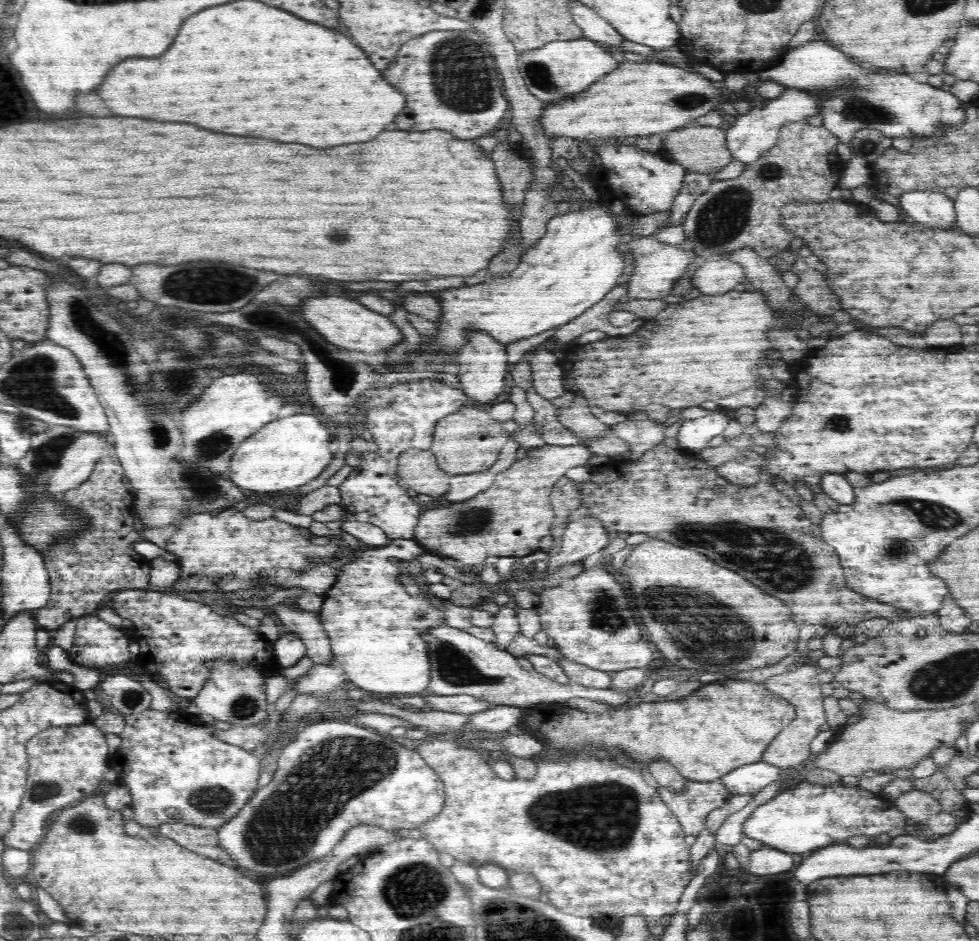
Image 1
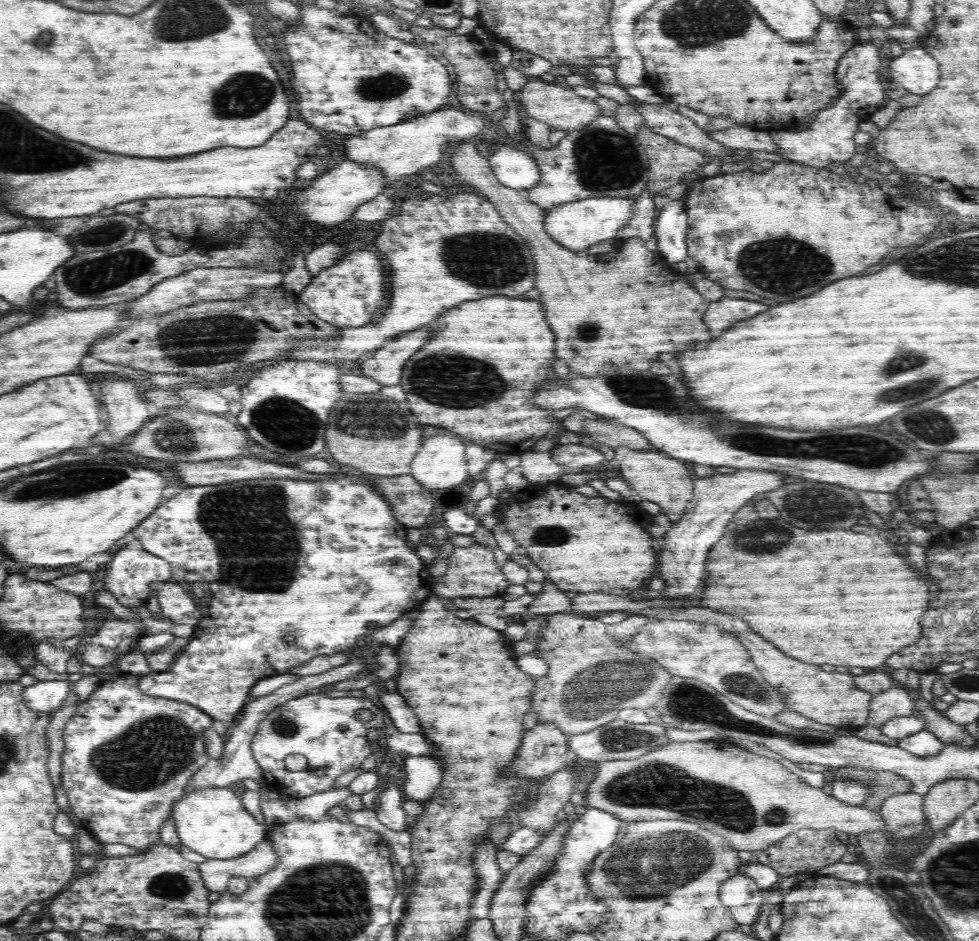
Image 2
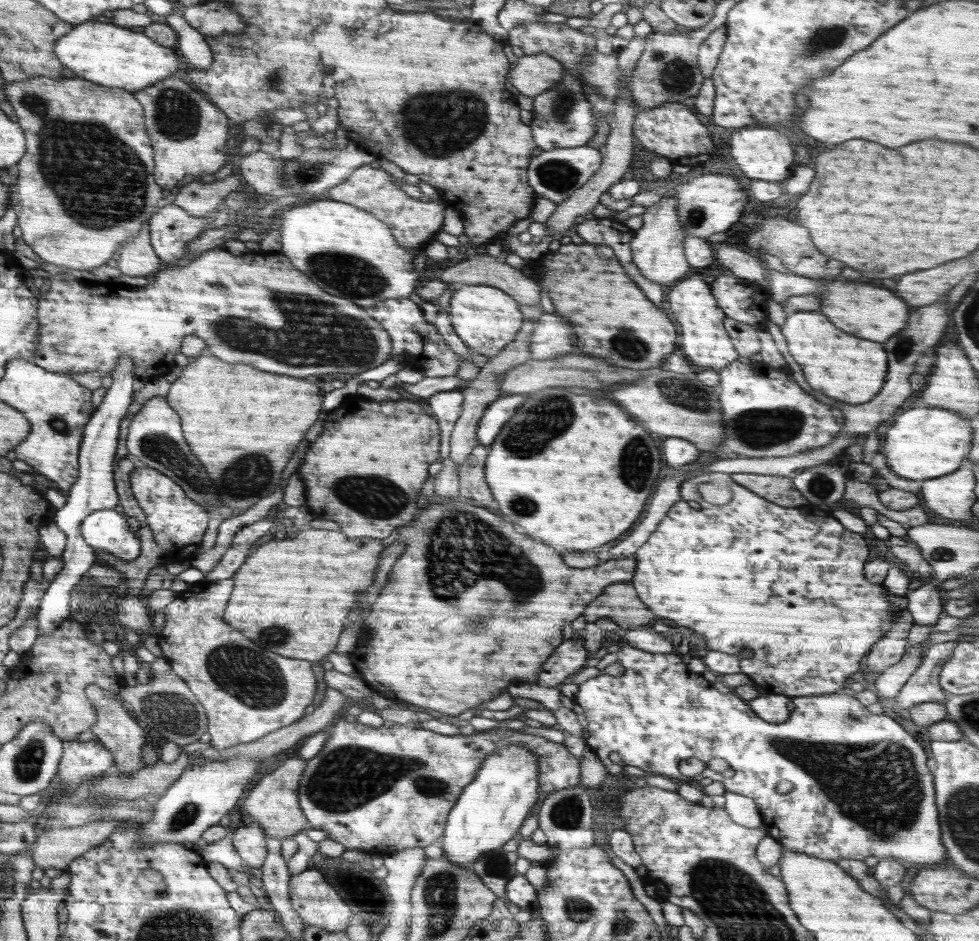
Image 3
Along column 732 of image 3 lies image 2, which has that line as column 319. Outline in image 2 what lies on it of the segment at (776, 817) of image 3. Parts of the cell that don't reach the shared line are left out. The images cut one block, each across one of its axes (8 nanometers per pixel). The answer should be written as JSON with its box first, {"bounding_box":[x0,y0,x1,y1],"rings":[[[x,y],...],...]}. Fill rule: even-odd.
{"bounding_box":[251,692,386,799],"rings":[[[308,692],[273,709],[267,718],[258,724],[257,734],[252,740],[251,750],[255,761],[262,769],[263,780],[269,790],[299,799],[316,792],[334,790],[338,776],[362,766],[362,762],[376,752],[383,753],[383,738],[375,743],[368,741],[369,728],[382,729],[386,712],[364,698],[328,698],[324,693]],[[359,710],[369,710],[374,718],[369,722],[358,720]],[[340,726],[345,726],[341,730]],[[288,754],[302,754],[308,768],[304,771],[289,771],[284,765]]]}

